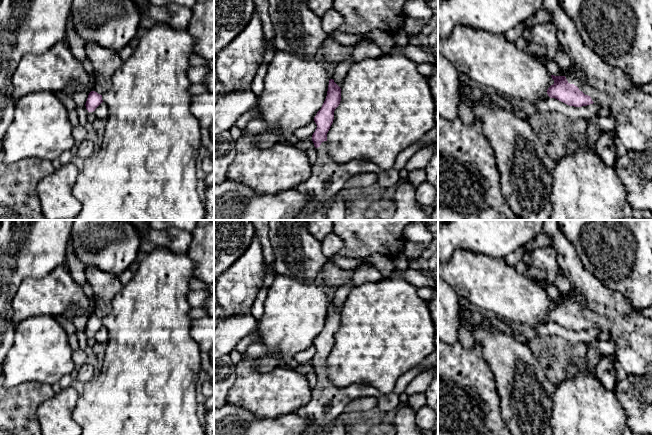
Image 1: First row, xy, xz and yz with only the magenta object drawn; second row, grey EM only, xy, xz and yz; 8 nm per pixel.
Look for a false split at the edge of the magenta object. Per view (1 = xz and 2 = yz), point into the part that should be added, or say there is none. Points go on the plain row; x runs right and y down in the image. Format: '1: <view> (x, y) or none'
1: xz (327, 402)
2: yz (611, 313)

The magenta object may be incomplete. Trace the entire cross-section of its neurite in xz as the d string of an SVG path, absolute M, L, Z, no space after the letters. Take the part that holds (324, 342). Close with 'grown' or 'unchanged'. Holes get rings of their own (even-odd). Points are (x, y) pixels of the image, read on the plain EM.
M330 303L326 323L314 341L317 352L312 359L312 365L317 375L317 383L311 389L309 402L297 412L301 417L310 418L313 426L321 428L328 426L344 412L350 402L358 399L376 398L378 401L376 413L383 416L396 410L400 405L399 395L394 392L383 394L375 387L358 384L337 387L329 379L327 357L333 347L334 335L340 325L341 312L333 303Z; grown

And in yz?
M544 220L543 232L549 236L552 248L557 251L557 263L571 285L566 301L551 299L554 308L548 312L548 320L574 331L595 327L615 343L617 361L628 375L652 373L652 319L636 311L621 293L604 286L582 266L574 246L560 230L558 220Z; grown

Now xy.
M88 266L85 275L92 287L96 303L94 313L89 317L85 328L88 336L93 336L103 326L102 318L110 313L111 301L122 290L123 284L117 276L94 266Z; grown

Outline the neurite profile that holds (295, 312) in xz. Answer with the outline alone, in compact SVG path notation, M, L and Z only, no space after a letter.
M276 274L268 288L264 303L264 313L257 321L256 330L269 354L256 358L255 367L260 373L268 373L279 366L281 358L286 364L294 362L294 355L304 351L314 344L321 333L328 315L329 301L326 293L327 286L322 279L311 283L291 277Z

